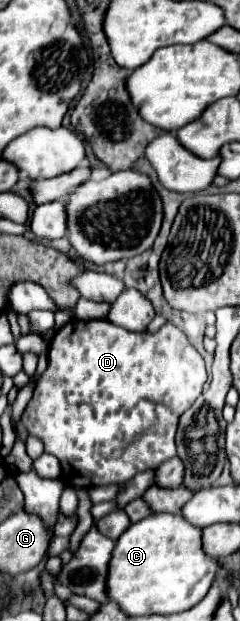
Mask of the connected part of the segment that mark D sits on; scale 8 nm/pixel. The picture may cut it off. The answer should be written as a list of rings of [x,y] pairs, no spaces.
[[[72,319],[70,325],[60,327],[56,331],[56,335],[52,337],[48,357],[50,357],[48,369],[44,371],[44,375],[40,377],[40,381],[34,387],[34,395],[32,395],[28,407],[22,415],[22,423],[24,423],[24,427],[30,435],[36,435],[44,441],[46,453],[58,457],[58,461],[62,465],[60,479],[68,487],[90,489],[90,487],[104,487],[104,485],[122,485],[124,481],[128,481],[136,473],[142,473],[146,469],[156,469],[158,465],[162,465],[164,461],[168,461],[170,457],[176,455],[174,435],[176,435],[176,429],[178,429],[178,419],[198,399],[198,395],[202,393],[202,385],[206,381],[206,369],[204,369],[202,355],[190,345],[186,335],[178,327],[174,327],[172,323],[164,323],[156,333],[146,333],[146,331],[144,333],[132,333],[132,331],[126,331],[126,329],[110,323],[108,319],[102,319],[102,321]]]

